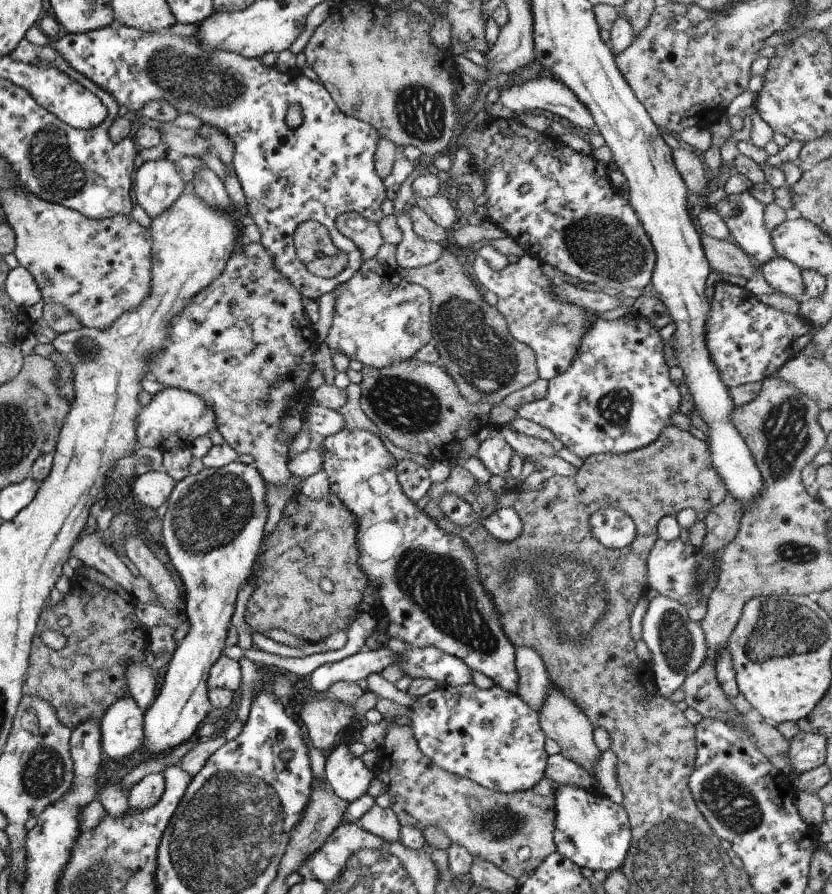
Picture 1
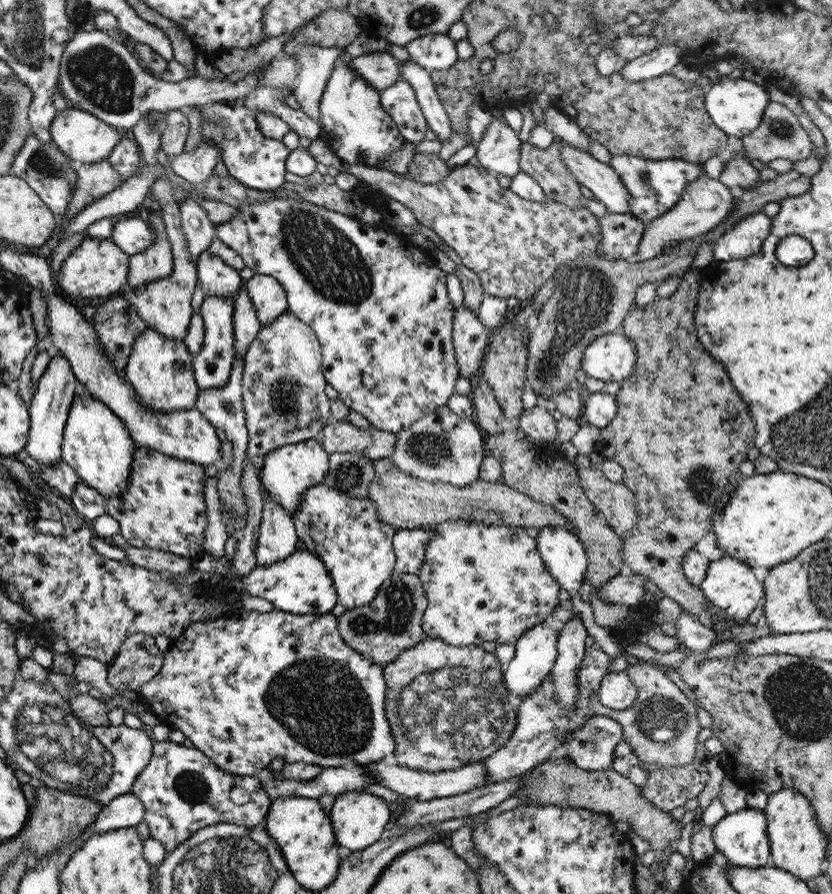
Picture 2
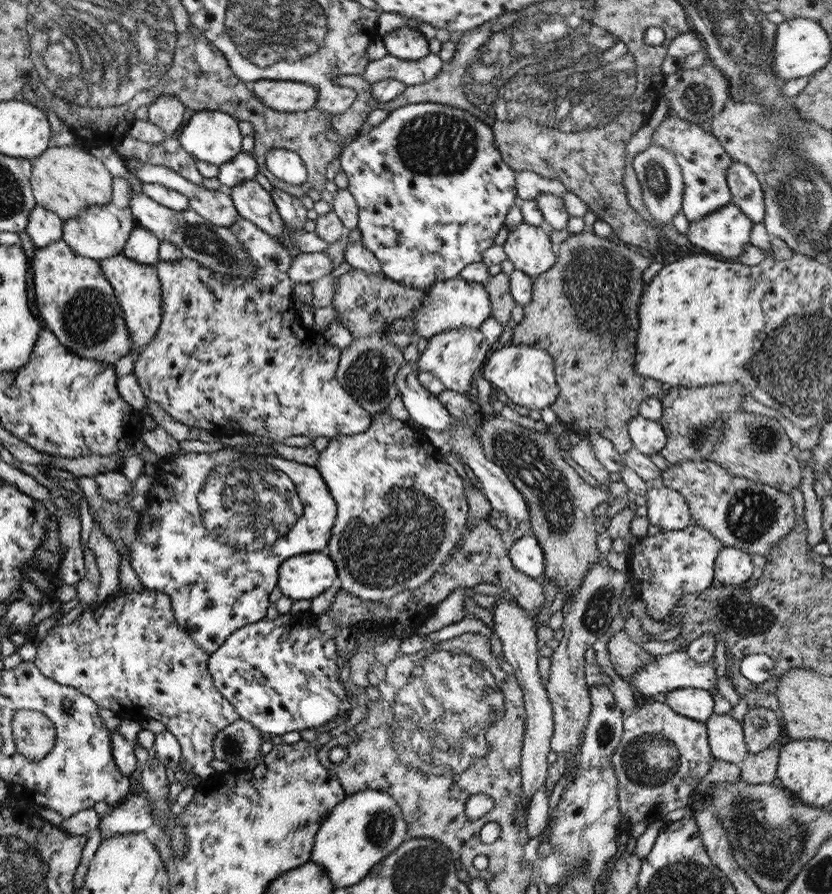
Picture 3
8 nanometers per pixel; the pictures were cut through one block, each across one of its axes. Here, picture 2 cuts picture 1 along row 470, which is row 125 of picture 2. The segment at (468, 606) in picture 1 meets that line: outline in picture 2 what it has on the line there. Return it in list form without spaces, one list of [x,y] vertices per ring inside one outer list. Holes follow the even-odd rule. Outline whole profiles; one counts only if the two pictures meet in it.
[[[344,52],[336,58],[318,105],[324,130],[322,139],[342,163],[376,168],[405,143],[395,123],[380,105],[379,93],[355,75]]]

